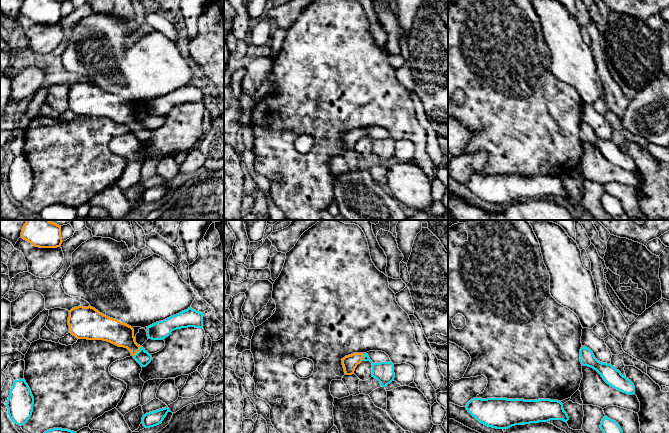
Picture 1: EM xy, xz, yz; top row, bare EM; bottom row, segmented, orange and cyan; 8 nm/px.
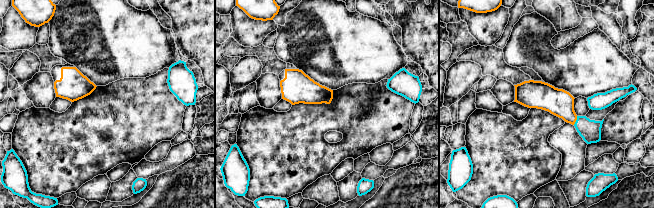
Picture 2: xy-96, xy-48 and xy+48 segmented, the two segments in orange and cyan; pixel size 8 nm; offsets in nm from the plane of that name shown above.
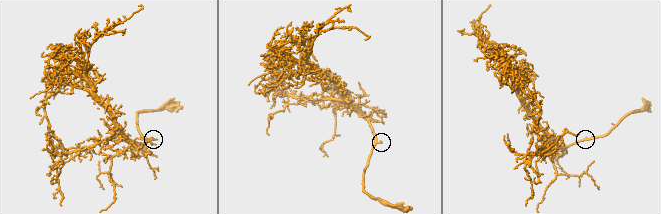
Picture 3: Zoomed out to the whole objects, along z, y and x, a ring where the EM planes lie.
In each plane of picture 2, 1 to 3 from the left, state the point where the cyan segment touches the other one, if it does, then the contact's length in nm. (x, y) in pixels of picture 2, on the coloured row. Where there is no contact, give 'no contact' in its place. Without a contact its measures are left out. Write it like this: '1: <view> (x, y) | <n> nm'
1: no contact
2: no contact
3: xy+48 (576, 119) | 80 nm

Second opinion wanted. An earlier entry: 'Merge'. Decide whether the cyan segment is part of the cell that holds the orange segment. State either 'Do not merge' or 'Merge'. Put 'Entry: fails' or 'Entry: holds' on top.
Entry: holds
Merge

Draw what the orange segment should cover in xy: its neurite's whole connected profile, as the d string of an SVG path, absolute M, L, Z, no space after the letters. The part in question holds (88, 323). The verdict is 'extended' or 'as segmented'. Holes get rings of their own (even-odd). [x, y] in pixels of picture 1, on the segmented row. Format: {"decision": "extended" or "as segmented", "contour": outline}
{"decision": "extended", "contour": "M91 306L72 308L69 311L68 325L69 332L77 339L103 340L127 348L141 367L146 367L152 360L151 354L136 343L131 326L110 318Z"}

